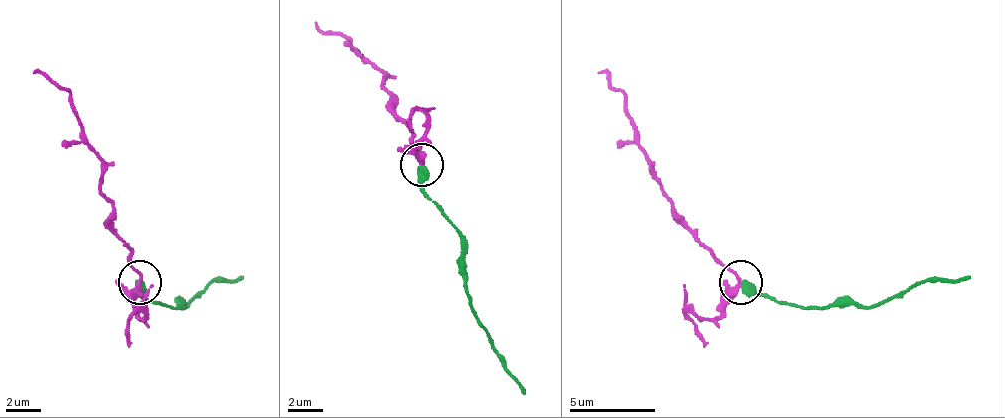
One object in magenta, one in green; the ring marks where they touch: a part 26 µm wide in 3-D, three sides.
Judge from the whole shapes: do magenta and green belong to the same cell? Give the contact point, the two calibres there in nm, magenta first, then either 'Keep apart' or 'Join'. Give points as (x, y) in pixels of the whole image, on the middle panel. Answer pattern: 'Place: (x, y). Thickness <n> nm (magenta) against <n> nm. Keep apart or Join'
Place: (422, 164). Thickness 280 nm (magenta) against 500 nm. Keep apart

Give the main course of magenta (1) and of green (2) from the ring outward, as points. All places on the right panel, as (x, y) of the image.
1: (739, 283), (674, 210), (622, 93), (596, 71)
2: (743, 283), (778, 301), (873, 305), (934, 279), (968, 275)

